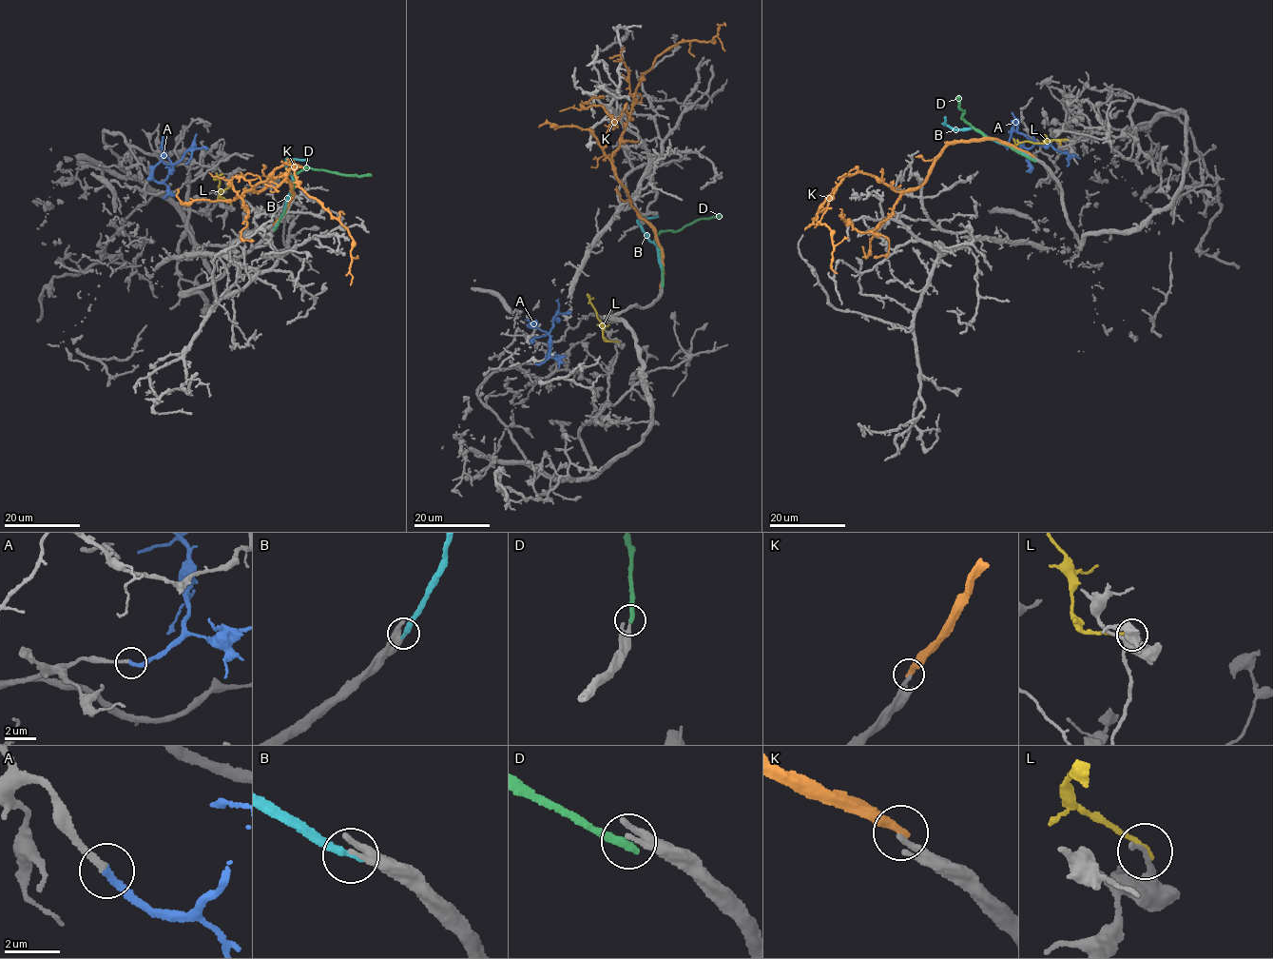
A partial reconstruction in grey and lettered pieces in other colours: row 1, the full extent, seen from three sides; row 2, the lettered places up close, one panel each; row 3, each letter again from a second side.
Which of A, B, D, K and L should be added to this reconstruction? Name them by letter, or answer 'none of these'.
A

